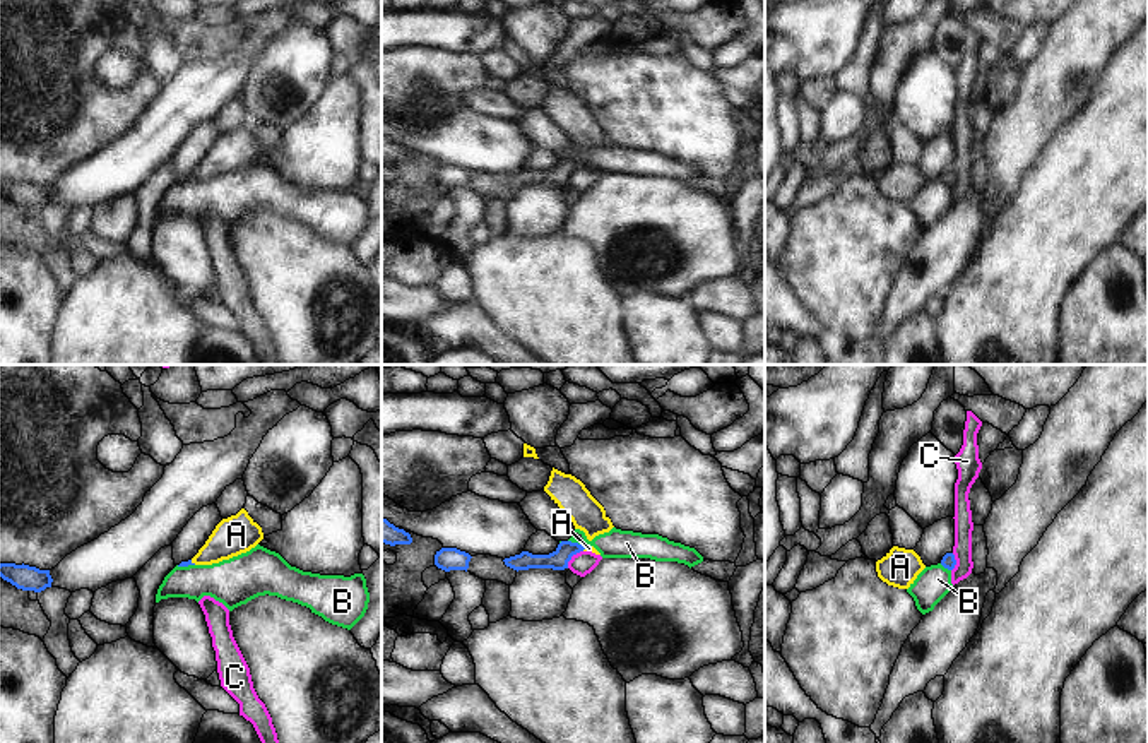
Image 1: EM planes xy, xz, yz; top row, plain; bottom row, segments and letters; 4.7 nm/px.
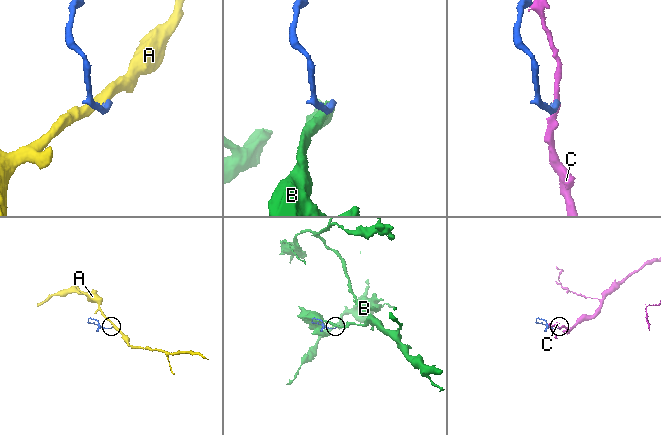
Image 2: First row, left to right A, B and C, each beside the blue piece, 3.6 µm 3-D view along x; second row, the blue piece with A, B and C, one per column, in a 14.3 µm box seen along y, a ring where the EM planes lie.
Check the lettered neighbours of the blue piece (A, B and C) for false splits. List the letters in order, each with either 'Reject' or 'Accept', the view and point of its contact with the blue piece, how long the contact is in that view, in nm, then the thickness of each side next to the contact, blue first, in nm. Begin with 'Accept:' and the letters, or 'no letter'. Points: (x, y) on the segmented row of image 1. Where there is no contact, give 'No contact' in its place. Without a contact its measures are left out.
Accept: A
A: Accept. Touches blue at xy (194, 564). Shared border 40 nm. Thickness 30 nm (blue) against 180 nm
B: Reject. Touches blue at xz (577, 543). Shared border 110 nm. Thickness 100 nm (blue) against 140 nm
C: Reject. Touches blue at xz (572, 555). Shared border 120 nm. Thickness 100 nm (blue) against 110 nm

